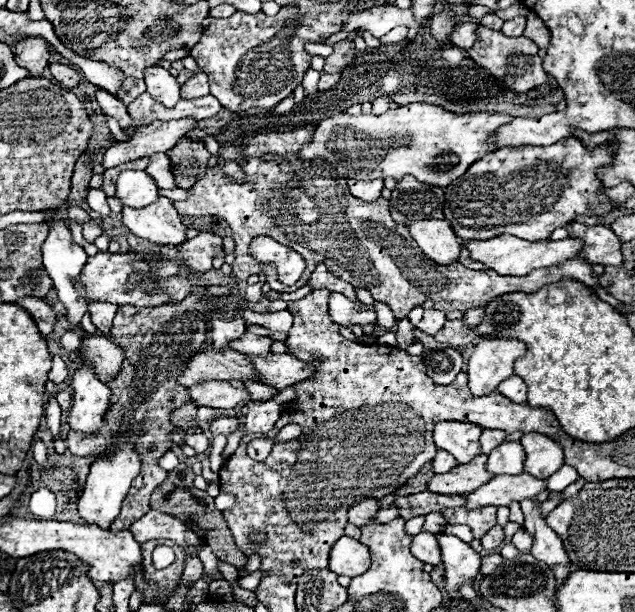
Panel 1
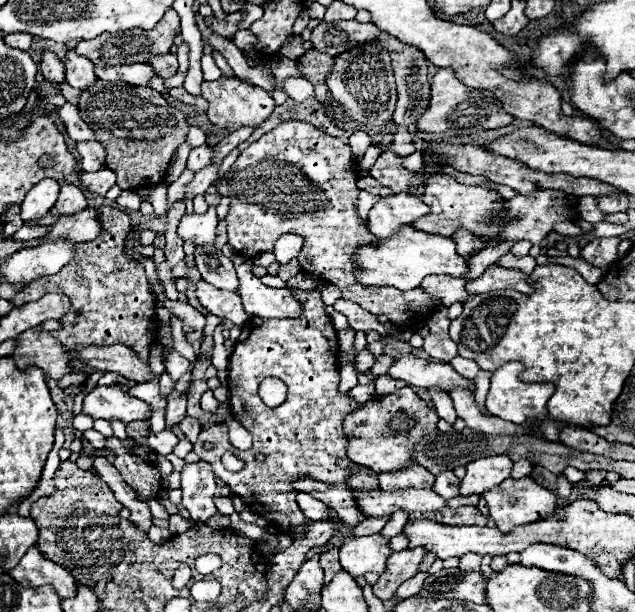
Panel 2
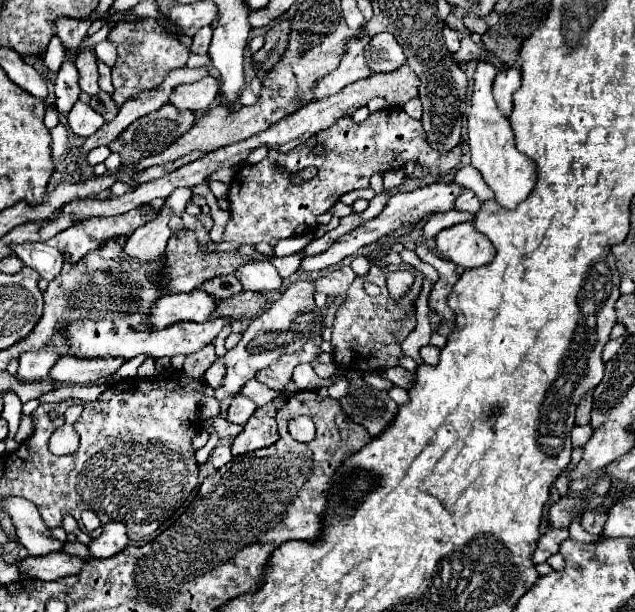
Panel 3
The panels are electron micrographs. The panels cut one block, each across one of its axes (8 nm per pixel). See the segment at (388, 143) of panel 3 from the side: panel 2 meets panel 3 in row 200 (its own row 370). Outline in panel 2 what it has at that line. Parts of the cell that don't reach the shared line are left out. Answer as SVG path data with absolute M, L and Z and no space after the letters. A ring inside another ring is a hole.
M316 288L294 290L294 296L304 306L302 316L250 318L242 326L242 334L230 356L230 406L234 418L254 436L252 448L248 452L238 452L228 442L228 426L212 426L210 430L200 432L198 442L194 444L194 452L202 462L208 462L212 466L216 478L226 482L226 486L230 486L230 490L240 496L258 516L264 516L268 522L272 522L292 538L304 530L306 522L296 504L298 492L292 490L296 474L306 474L326 484L348 480L348 468L338 466L338 460L346 458L342 420L346 414L360 406L352 398L338 394L338 340L332 320L324 310L320 292ZM268 376L276 376L288 386L290 396L278 408L264 406L258 396L258 384ZM204 440L212 442L210 450L200 448ZM228 450L244 460L244 468L240 472L226 472L226 468L222 466L220 458ZM256 452L264 452L266 460L256 462Z

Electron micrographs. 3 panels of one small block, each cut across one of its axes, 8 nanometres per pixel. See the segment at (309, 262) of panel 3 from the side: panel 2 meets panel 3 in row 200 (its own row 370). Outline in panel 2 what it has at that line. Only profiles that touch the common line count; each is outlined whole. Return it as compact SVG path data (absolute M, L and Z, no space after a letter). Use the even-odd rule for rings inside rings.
M412 354L396 356L388 376L394 380L406 380L410 386L418 388L440 388L444 392L456 388L456 386L472 386L472 380L460 376L450 364L436 364L422 358L416 358Z

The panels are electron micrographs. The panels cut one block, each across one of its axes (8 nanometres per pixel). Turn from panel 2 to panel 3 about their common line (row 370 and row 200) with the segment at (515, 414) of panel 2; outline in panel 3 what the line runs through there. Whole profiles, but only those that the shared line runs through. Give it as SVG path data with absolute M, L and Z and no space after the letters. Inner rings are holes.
M482 60L474 72L472 112L468 116L468 146L472 154L472 166L482 174L484 182L494 192L494 200L502 208L512 210L518 206L518 202L522 202L532 192L536 184L536 164L516 150L512 128L496 108L492 96L492 80L496 74L498 68L486 60Z

